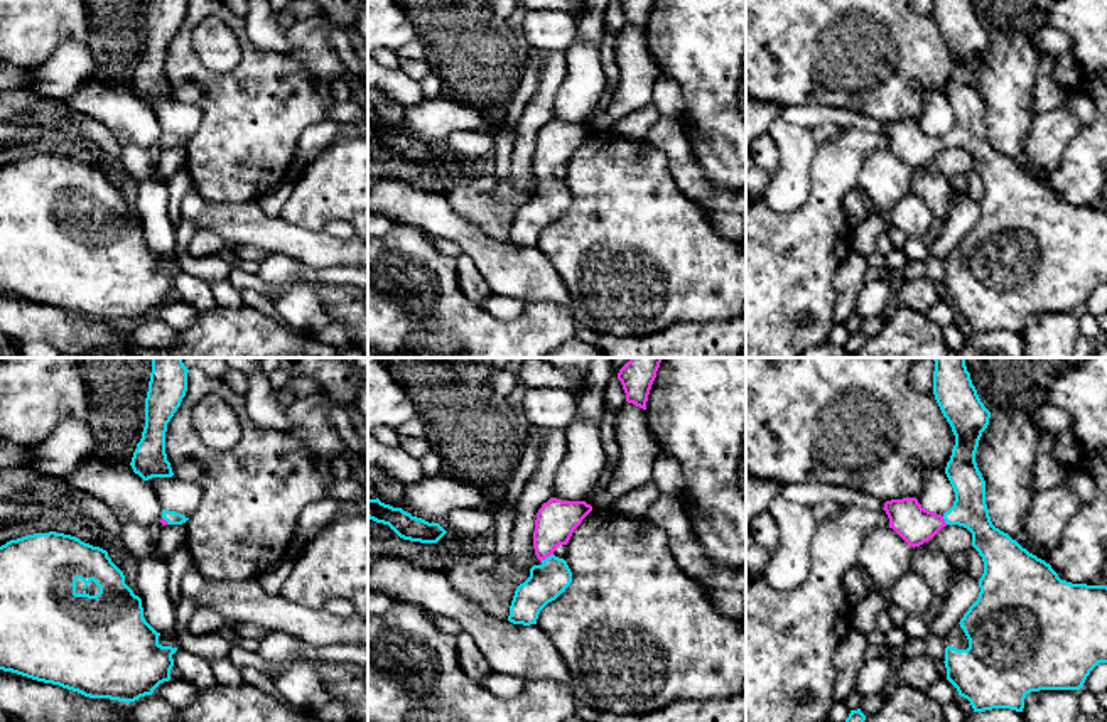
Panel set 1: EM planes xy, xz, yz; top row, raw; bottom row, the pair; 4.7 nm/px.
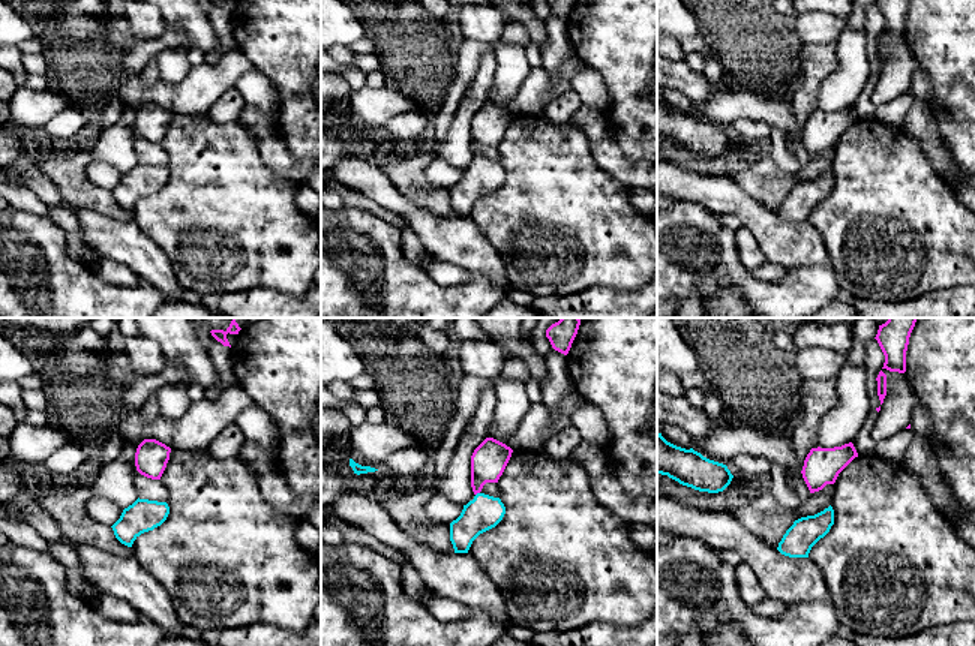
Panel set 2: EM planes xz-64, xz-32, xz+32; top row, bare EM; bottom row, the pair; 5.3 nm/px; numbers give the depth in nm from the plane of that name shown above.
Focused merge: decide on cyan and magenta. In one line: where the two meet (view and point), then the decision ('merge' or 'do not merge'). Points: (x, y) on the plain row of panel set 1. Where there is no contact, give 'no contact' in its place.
meets cyan in xz at (547, 179); merge

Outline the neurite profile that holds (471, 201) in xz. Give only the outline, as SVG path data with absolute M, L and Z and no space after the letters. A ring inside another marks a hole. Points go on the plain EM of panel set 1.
M489 174L472 182L444 192L444 197L469 223L476 224L488 236L508 241L510 228L518 207L493 202L489 191L494 189L498 179Z

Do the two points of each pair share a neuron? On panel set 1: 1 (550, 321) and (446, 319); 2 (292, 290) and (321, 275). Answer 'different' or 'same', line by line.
1: same
2: different

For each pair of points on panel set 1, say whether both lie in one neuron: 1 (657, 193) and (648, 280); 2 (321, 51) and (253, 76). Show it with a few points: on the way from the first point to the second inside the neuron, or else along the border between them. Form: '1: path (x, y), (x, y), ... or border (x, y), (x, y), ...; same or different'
1: path (648, 215), (648, 258); same
2: border (286, 54), (296, 59), (311, 76), (328, 83); different

